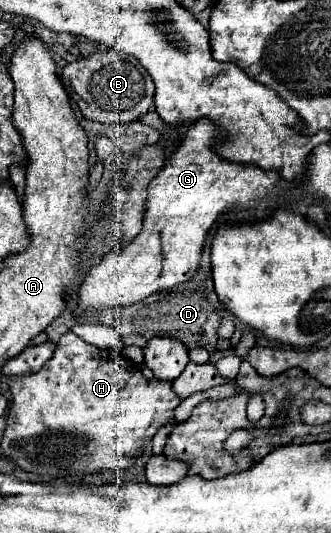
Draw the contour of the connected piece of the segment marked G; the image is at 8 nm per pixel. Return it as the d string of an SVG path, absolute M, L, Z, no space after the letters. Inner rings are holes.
M200 118L196 126L186 130L178 150L148 186L140 234L126 248L110 252L100 264L88 270L78 290L76 318L86 314L86 310L126 308L154 292L192 280L198 272L204 240L226 210L262 200L282 180L278 170L230 162L216 154L214 148L222 142L224 134L208 118Z

